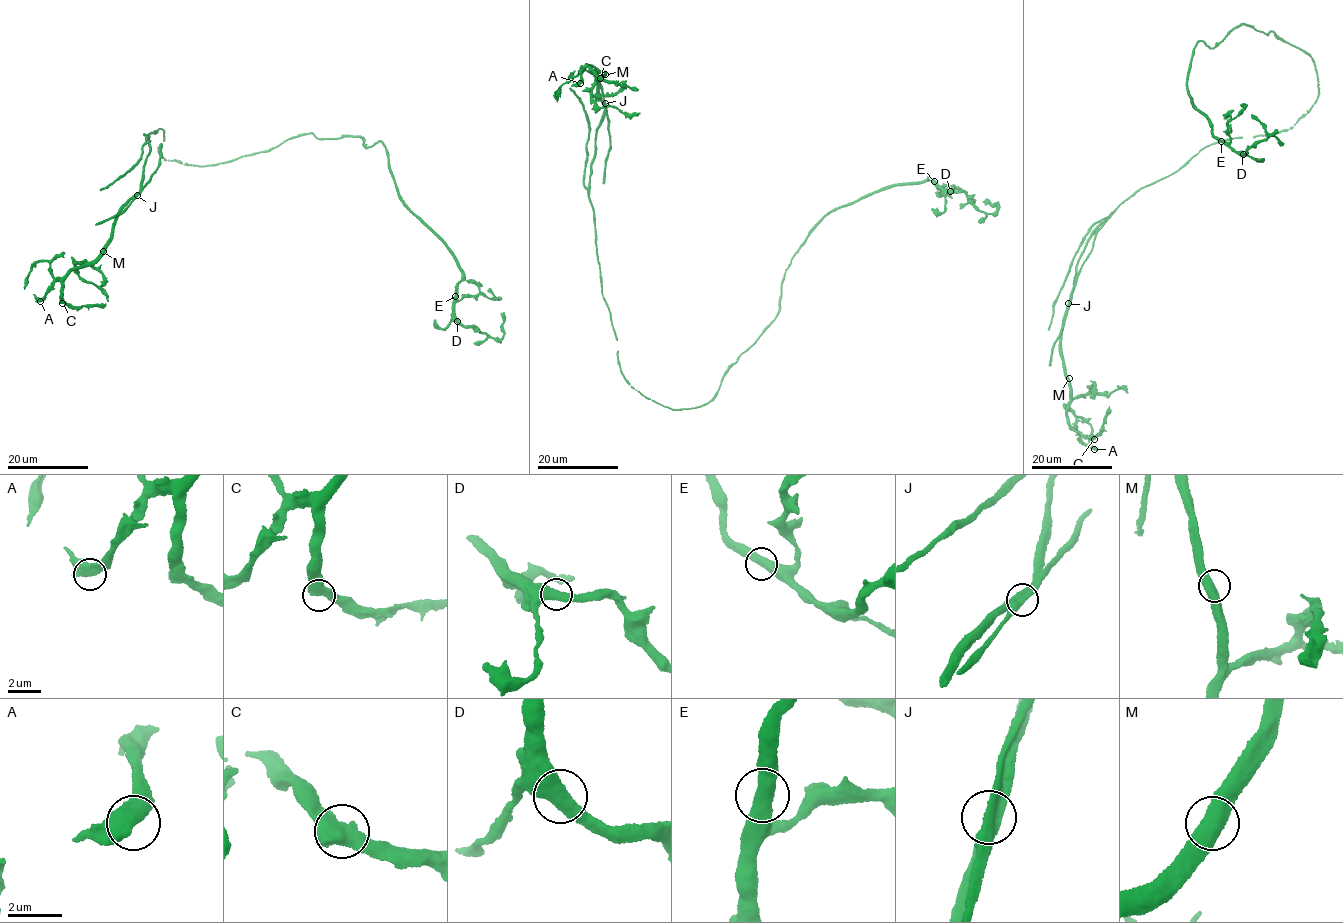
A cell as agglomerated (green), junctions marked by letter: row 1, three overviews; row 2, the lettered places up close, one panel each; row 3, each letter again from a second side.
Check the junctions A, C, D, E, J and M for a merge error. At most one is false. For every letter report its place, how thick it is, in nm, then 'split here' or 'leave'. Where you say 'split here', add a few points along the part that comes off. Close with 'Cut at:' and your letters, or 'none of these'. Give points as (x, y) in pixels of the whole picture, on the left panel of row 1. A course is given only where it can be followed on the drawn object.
A: (40, 301) | 550 nm | leave
C: (62, 303) | 550 nm | leave
D: (457, 321) | 550 nm | leave
E: (455, 296) | 500 nm | leave
J: (137, 195) | 550 nm | split here | (136, 196), (158, 166), (161, 143)
M: (103, 251) | 500 nm | leave
Cut at: J

